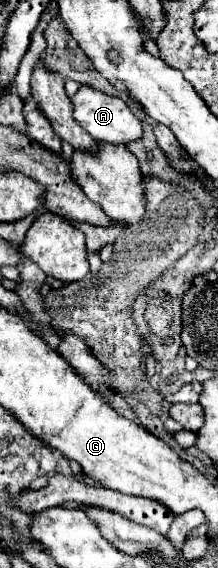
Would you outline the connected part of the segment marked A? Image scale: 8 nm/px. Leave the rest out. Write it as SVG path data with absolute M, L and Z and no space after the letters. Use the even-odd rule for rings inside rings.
M80 86L80 90L70 98L74 106L74 120L98 142L114 142L114 144L126 144L132 140L138 140L142 136L142 126L138 118L130 112L124 100L116 96L108 96L104 92L98 92L90 86Z

